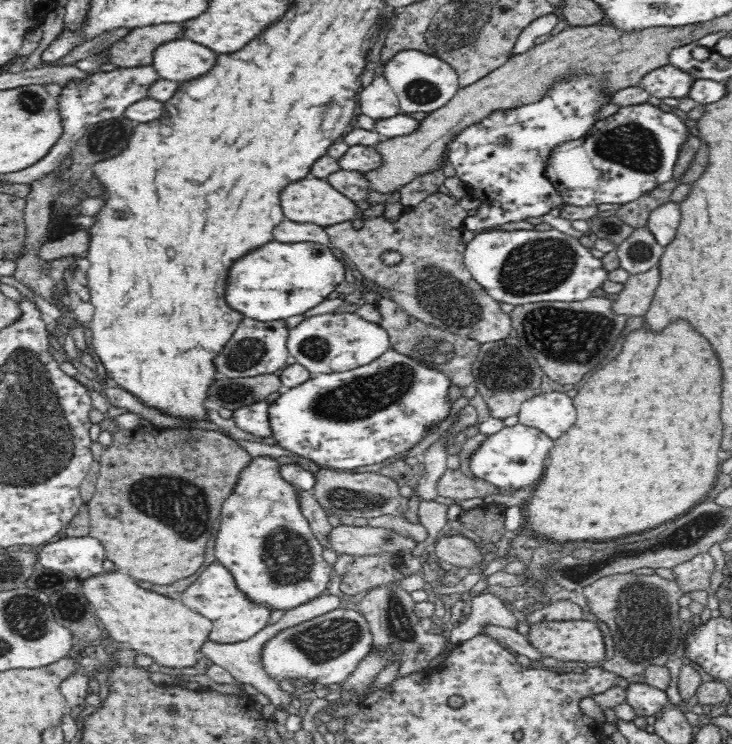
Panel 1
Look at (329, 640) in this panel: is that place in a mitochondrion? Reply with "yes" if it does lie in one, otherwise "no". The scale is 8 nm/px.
yes

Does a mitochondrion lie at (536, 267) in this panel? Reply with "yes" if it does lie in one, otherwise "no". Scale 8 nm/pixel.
yes

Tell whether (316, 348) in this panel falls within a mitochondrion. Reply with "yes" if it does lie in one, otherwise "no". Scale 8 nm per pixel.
yes

